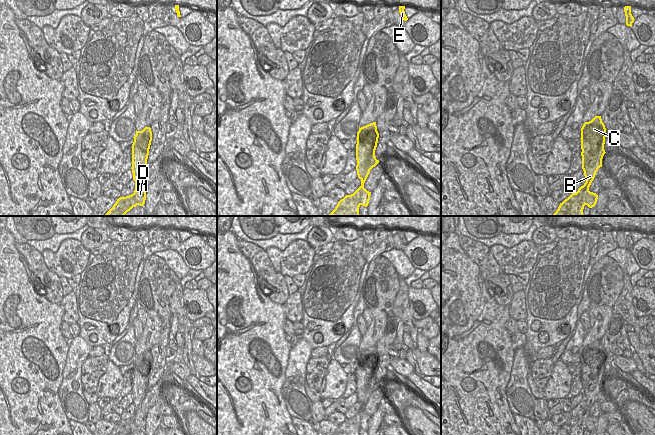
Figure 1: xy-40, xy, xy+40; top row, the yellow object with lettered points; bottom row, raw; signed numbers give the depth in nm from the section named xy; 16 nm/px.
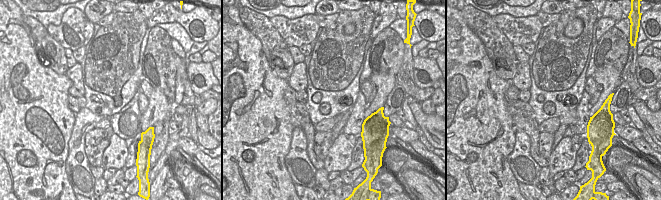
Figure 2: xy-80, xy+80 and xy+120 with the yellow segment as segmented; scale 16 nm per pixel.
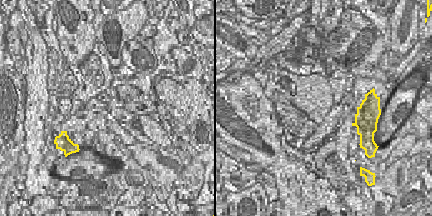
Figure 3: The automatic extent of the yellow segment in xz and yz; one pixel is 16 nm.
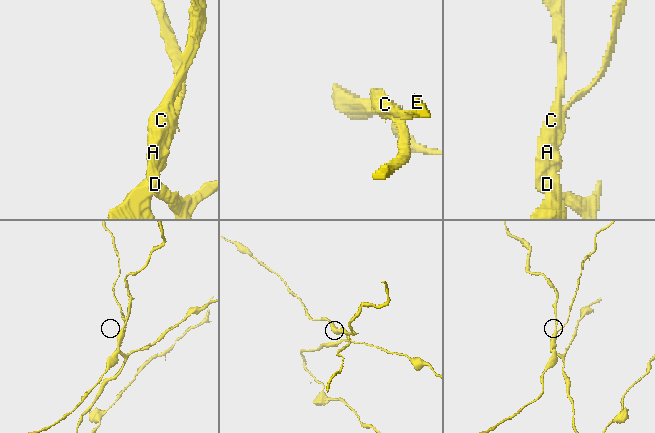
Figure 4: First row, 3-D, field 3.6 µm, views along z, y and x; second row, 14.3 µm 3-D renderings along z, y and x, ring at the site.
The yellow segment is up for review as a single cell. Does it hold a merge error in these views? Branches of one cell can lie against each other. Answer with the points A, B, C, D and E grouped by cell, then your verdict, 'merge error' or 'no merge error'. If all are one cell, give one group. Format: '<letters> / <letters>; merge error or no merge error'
A C D E / B; merge error

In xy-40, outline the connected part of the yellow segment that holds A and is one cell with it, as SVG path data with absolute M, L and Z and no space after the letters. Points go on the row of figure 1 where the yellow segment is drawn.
M145 127L142 131L136 130L132 144L132 173L135 181L134 197L140 206L143 206L146 200L146 191L141 186L142 178L147 169L147 160L144 160L144 145L151 144L152 131L150 127Z

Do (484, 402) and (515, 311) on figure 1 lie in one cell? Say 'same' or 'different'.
different

